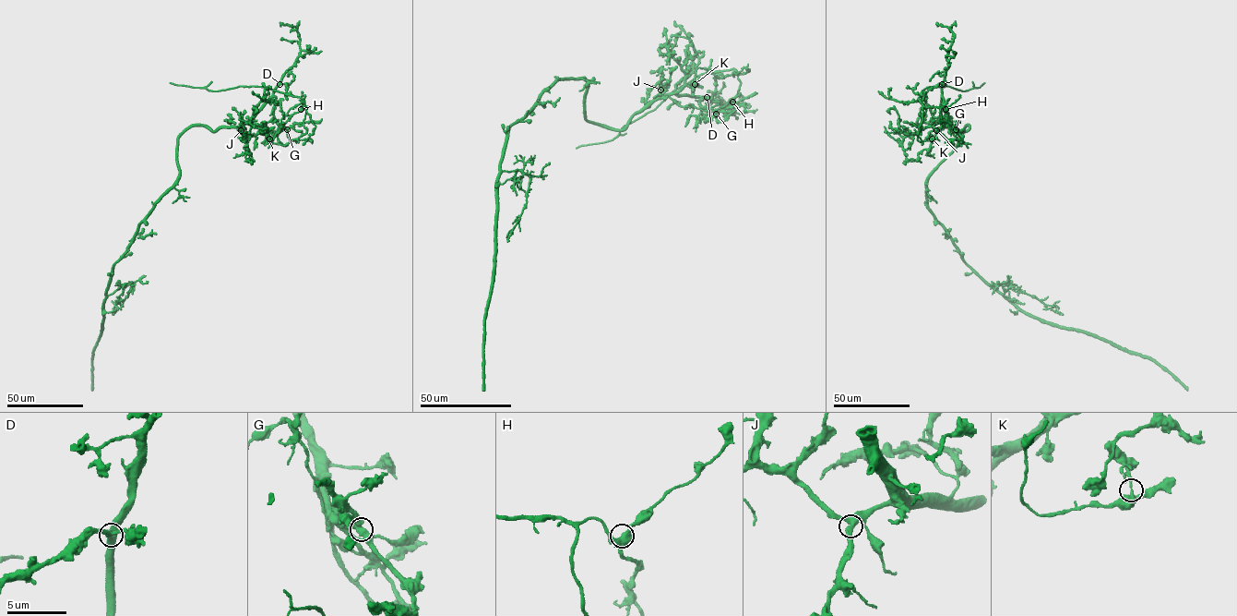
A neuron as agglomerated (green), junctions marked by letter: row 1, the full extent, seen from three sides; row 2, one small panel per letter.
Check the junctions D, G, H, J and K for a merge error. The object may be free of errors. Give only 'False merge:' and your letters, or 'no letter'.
False merge: K

